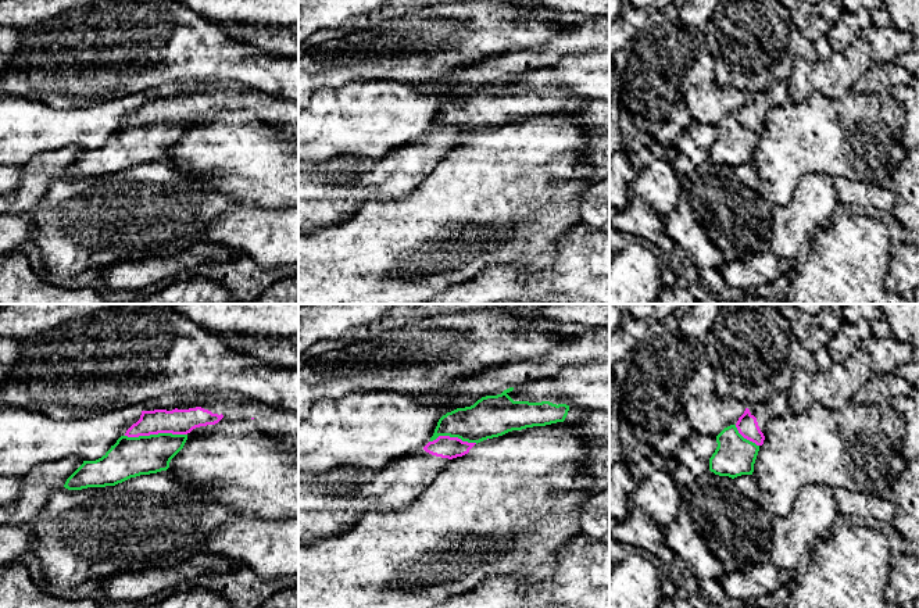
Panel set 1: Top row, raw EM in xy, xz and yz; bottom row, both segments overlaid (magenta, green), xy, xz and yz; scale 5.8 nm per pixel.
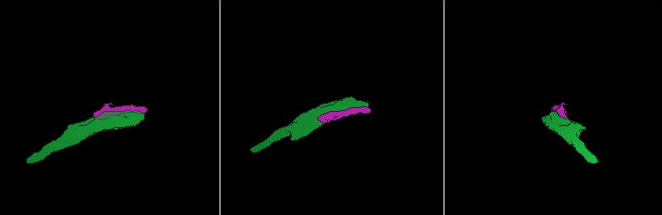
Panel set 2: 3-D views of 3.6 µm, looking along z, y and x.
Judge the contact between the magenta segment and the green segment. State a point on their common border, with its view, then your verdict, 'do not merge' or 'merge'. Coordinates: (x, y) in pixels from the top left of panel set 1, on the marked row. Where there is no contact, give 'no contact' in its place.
xy (156, 433) | do not merge

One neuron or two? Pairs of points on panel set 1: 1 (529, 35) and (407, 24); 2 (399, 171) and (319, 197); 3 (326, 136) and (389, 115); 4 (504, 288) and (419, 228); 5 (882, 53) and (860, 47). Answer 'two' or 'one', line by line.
1: one
2: one
3: one
4: two
5: two

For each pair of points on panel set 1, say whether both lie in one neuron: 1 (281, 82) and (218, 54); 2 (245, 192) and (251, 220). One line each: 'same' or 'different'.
1: same
2: different

